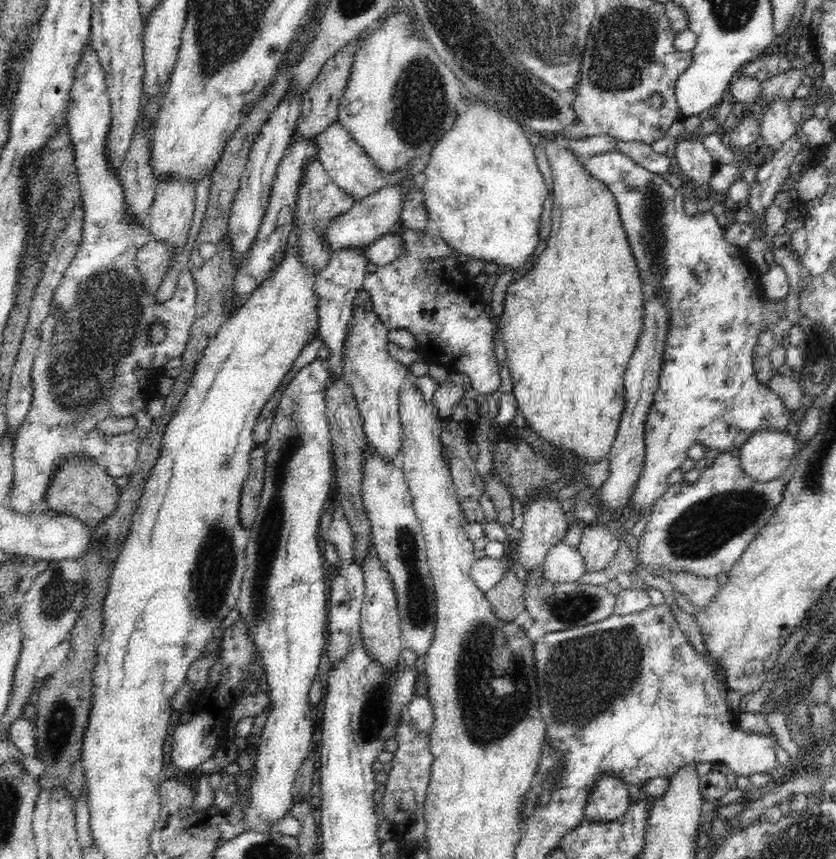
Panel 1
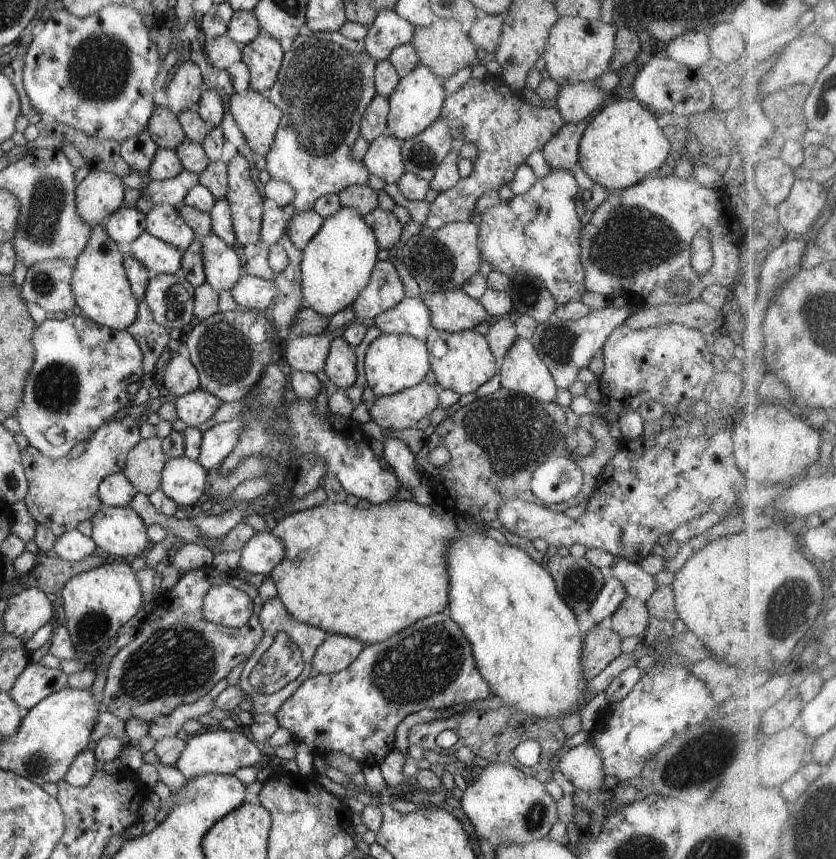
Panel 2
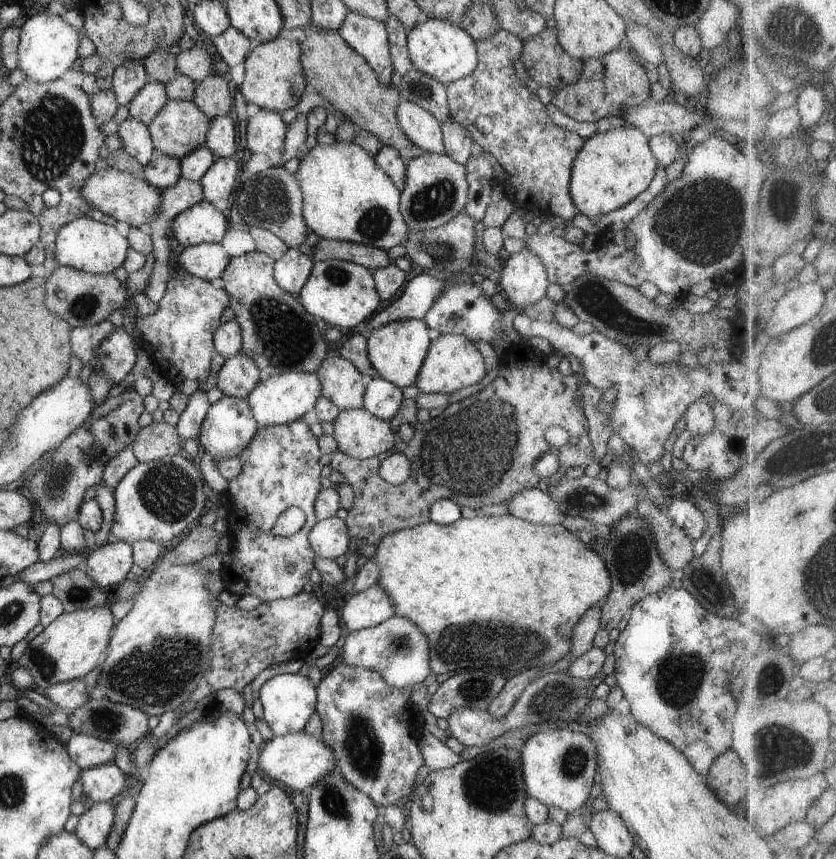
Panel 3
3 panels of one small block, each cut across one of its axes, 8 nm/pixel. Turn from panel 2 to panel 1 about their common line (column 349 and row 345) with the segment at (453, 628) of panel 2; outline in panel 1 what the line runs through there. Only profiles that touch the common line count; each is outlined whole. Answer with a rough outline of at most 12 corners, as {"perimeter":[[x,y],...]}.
{"perimeter":[[619,150],[614,193],[647,295],[670,310],[633,511],[690,446],[728,452],[793,412],[759,384],[756,296],[711,210]]}

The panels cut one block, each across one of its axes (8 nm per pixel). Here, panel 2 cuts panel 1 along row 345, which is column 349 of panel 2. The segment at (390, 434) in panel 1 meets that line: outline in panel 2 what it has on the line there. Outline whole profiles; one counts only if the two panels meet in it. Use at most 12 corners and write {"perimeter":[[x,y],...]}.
{"perimeter":[[332,340],[324,372],[338,389],[356,382],[356,354]]}

